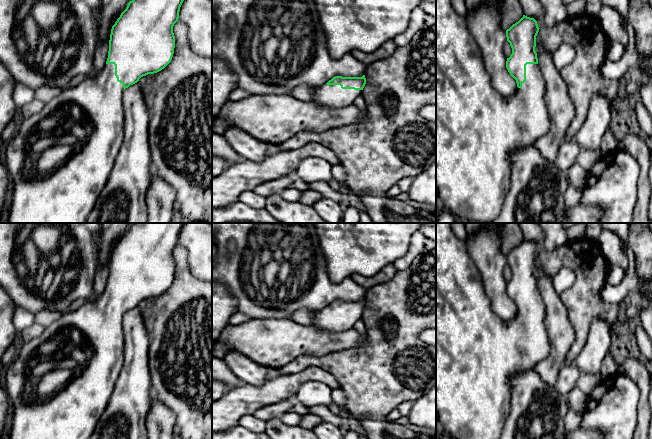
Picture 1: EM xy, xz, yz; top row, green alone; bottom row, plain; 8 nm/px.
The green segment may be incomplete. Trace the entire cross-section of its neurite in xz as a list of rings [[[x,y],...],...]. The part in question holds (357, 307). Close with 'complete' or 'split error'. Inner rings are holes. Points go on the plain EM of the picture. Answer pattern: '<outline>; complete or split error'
[[[365,299],[362,301],[335,300],[324,309],[312,311],[312,326],[332,332],[346,331],[353,328],[362,318],[365,308]]]; split error

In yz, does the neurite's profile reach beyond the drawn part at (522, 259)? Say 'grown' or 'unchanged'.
grown

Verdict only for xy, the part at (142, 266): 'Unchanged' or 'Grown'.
Grown

